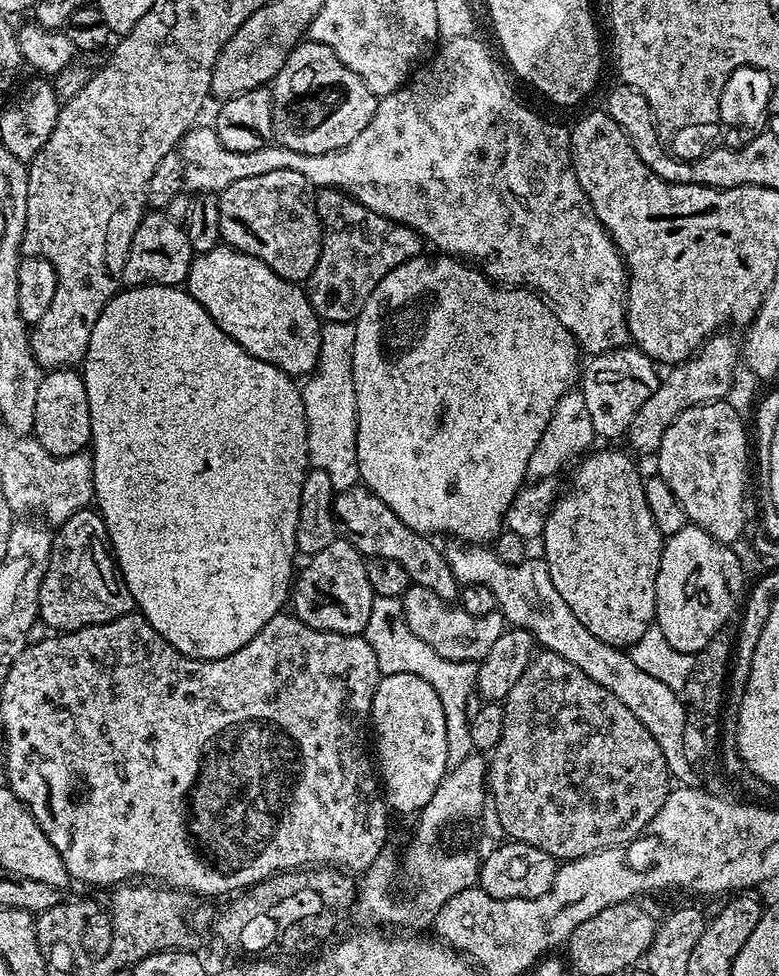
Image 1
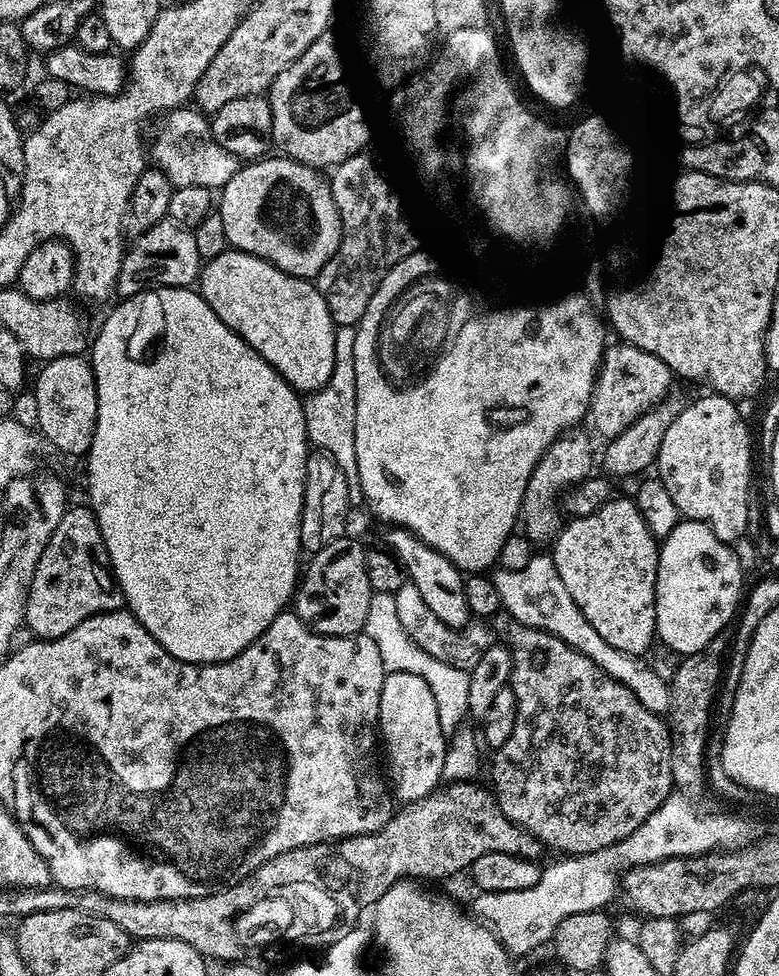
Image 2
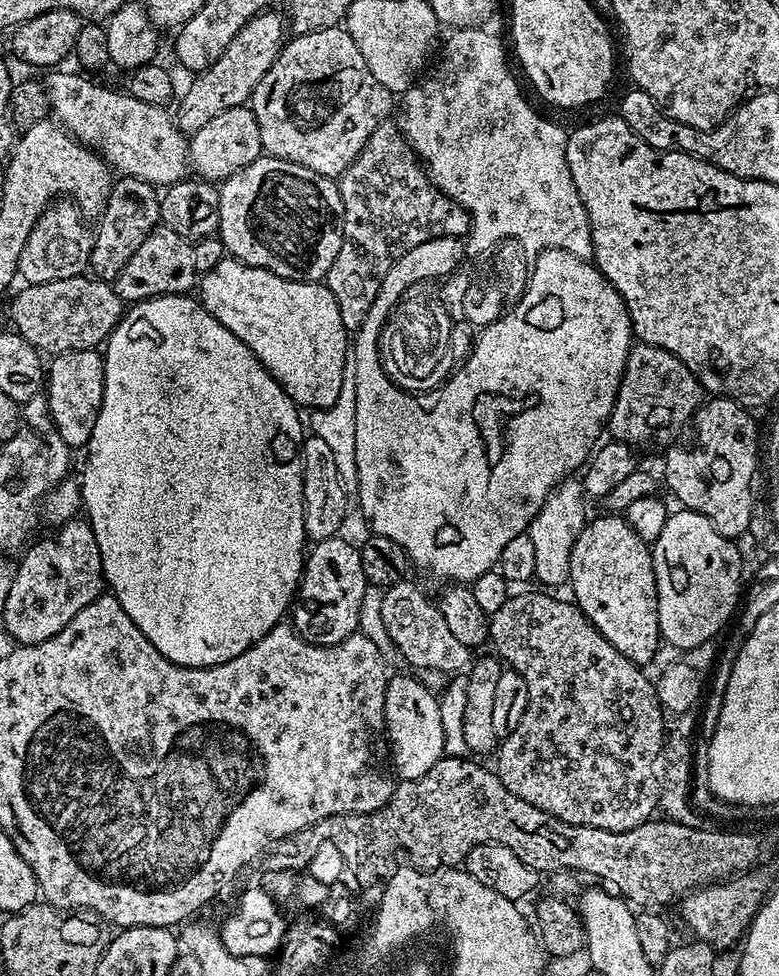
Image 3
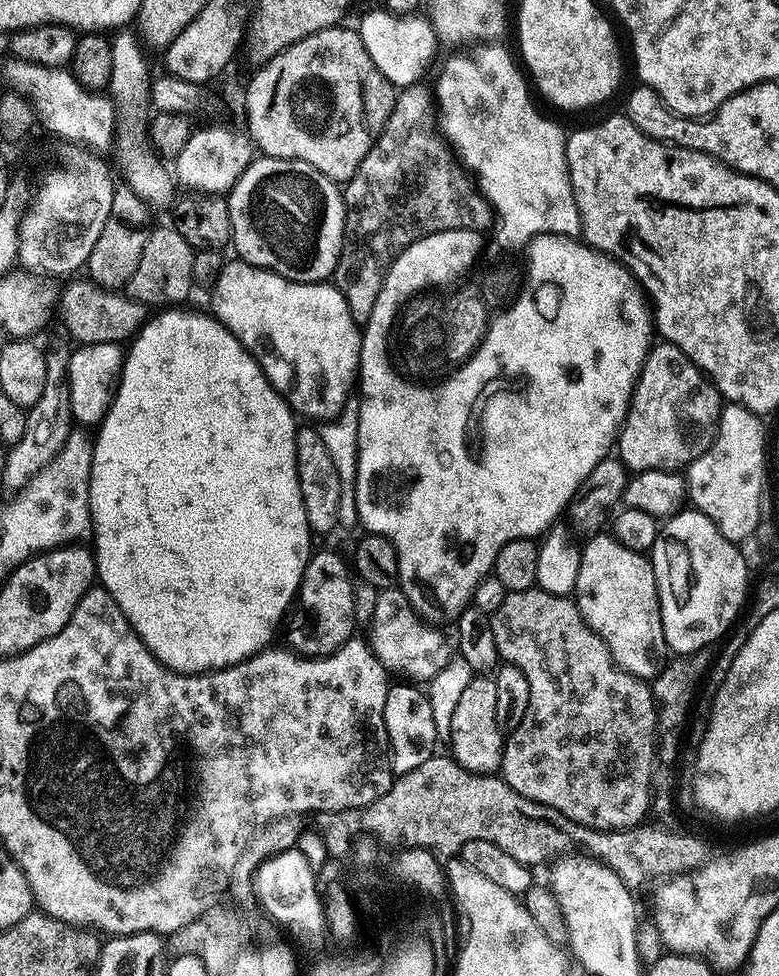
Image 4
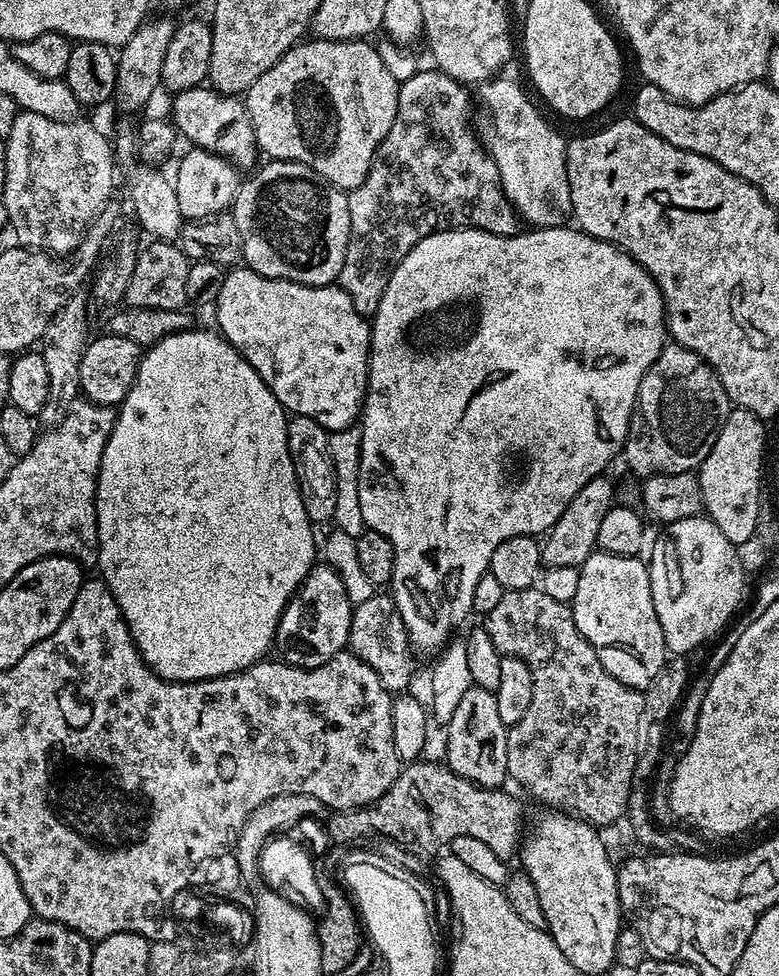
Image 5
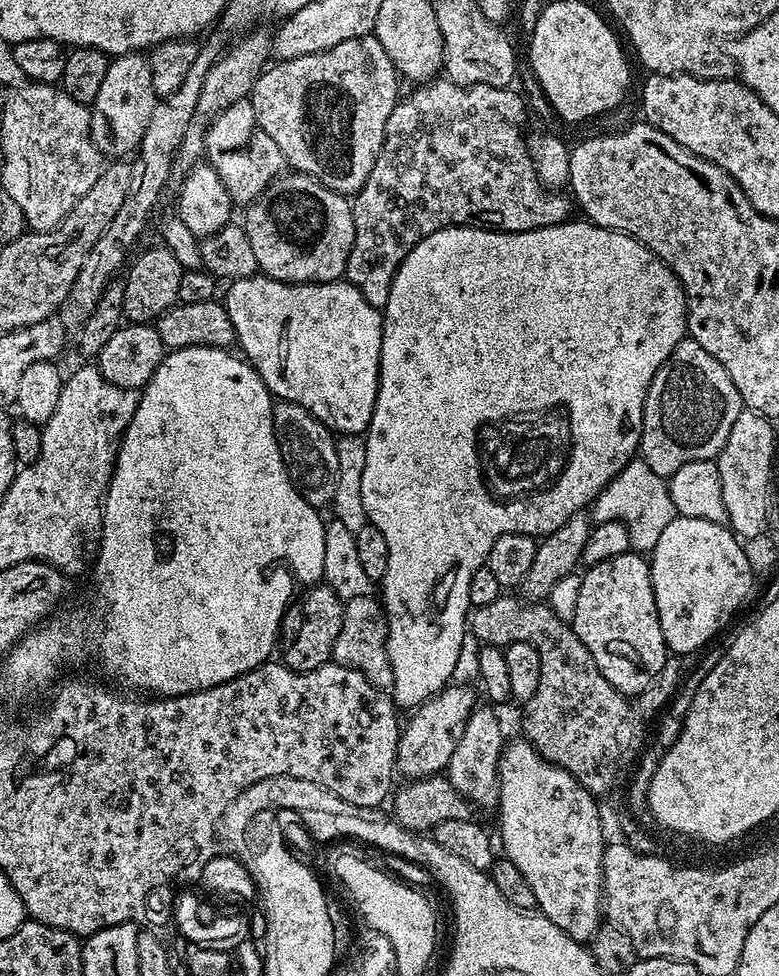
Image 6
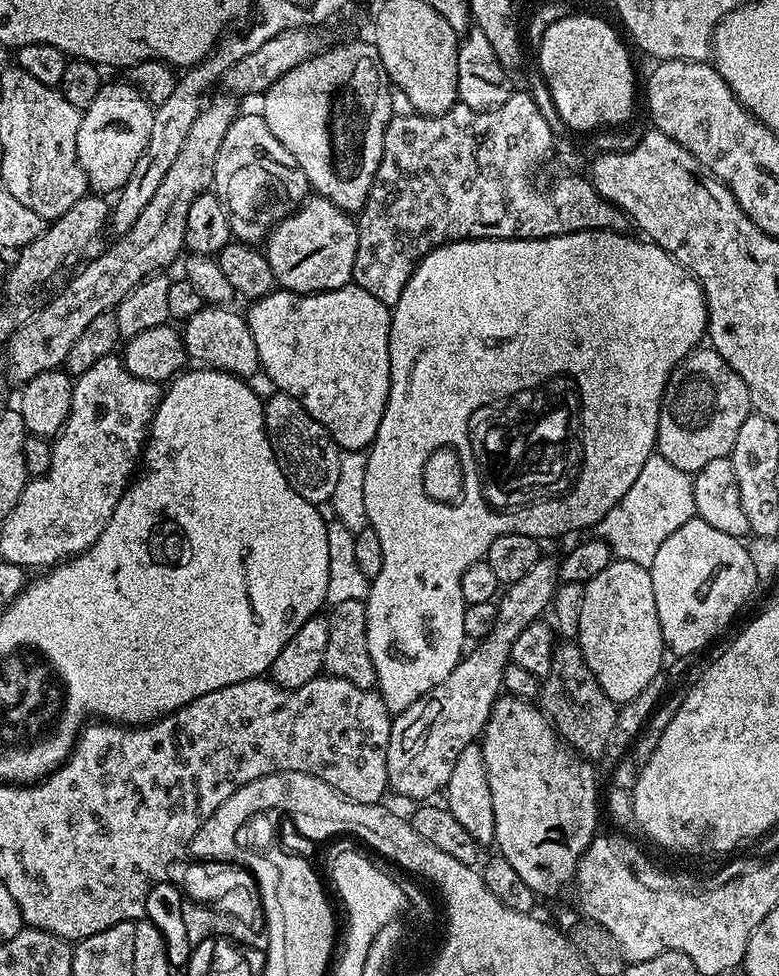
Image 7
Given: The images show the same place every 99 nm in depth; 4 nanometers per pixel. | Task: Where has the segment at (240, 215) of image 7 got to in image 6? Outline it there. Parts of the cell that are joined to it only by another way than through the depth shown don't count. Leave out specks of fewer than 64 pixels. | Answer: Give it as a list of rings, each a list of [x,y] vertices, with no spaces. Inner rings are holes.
[[[251,99],[234,102],[212,121],[204,139],[204,156],[218,178],[222,178],[222,186],[226,186],[236,206],[247,206],[259,198],[286,168],[286,157],[278,150],[274,138],[262,130]]]

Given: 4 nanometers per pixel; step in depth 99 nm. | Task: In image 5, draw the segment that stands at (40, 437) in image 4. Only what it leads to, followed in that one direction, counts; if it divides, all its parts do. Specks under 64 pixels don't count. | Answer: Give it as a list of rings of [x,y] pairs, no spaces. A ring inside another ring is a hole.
[[[77,294],[69,298],[61,306],[54,318],[46,326],[44,335],[38,341],[38,351],[42,362],[46,362],[46,371],[50,377],[50,394],[46,394],[46,406],[42,406],[38,420],[45,429],[55,428],[62,418],[66,418],[69,408],[76,403],[80,391],[80,363],[82,354],[88,349],[90,333],[88,333],[87,295]]]

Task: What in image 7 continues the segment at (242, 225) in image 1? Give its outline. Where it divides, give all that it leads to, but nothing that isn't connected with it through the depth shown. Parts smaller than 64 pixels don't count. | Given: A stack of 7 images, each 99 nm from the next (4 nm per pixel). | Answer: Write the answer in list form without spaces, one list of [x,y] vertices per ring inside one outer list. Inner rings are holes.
[[[313,195],[304,201],[296,211],[285,216],[266,237],[266,255],[274,270],[274,278],[281,289],[289,292],[329,292],[345,288],[352,283],[354,258],[358,254],[357,221],[349,213],[334,206],[325,196]]]

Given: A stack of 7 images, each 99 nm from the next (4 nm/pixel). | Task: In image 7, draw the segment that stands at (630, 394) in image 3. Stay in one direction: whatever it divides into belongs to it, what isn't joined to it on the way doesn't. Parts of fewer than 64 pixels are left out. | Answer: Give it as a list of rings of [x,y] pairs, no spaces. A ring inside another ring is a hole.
[[[697,346],[689,356],[680,360],[679,366],[672,371],[672,379],[664,391],[656,413],[656,452],[678,470],[689,474],[698,473],[706,466],[706,462],[714,462],[714,458],[731,457],[734,442],[738,442],[738,430],[742,430],[742,422],[746,422],[746,418],[753,415],[753,412],[750,390],[746,390],[746,382],[742,382],[740,375],[713,348]]]

